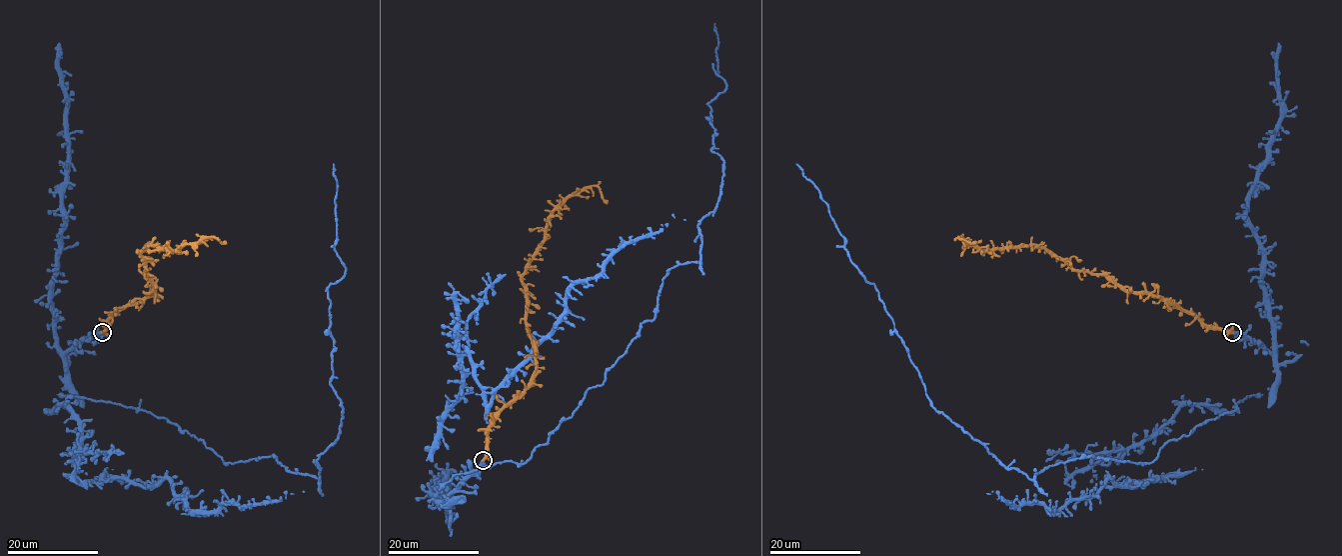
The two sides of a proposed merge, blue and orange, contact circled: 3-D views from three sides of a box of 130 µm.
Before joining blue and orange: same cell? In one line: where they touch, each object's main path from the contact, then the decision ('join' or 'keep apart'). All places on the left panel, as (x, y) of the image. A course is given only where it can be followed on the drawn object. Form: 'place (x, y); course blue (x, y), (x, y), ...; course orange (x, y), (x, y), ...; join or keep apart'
place (102, 332); course blue (102, 332), (66, 353), (57, 394), (164, 417), (224, 463), (272, 456), (319, 479), (342, 412), (334, 164); course orange (102, 332), (114, 314), (153, 292), (141, 253), (148, 245), (179, 250), (205, 237), (225, 241); join

